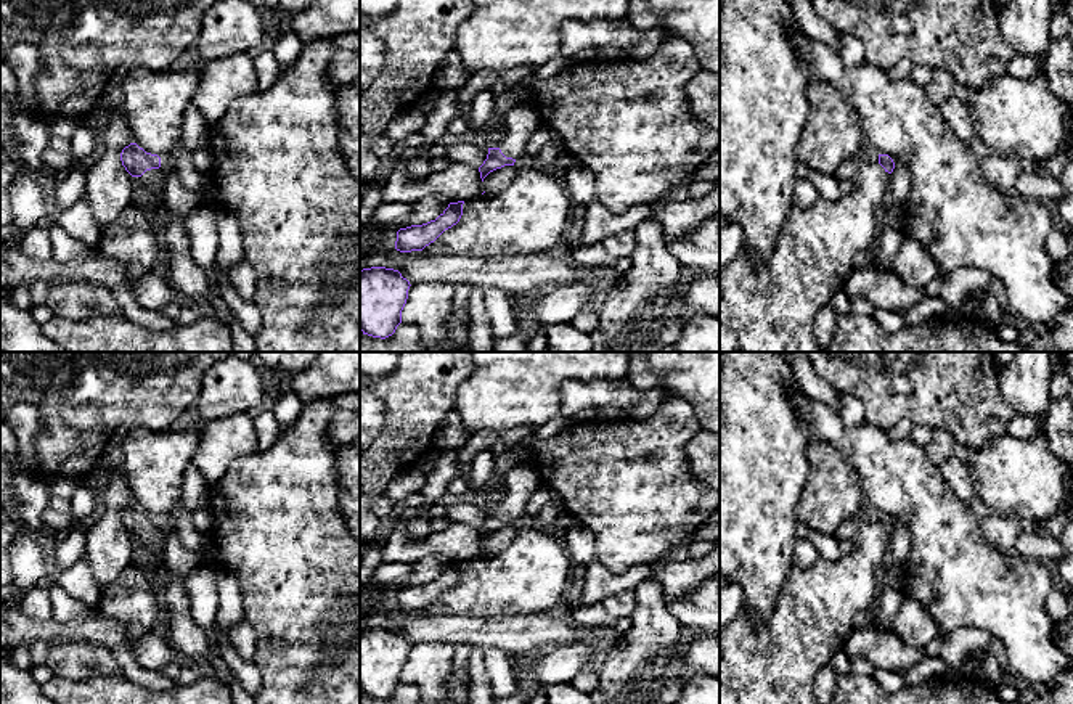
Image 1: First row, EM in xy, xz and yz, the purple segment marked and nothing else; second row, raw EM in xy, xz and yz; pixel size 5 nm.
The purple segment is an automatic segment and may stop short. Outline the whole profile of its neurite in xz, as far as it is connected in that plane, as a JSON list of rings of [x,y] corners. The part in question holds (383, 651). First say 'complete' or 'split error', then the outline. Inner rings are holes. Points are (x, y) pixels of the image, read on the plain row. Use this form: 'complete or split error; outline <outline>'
complete; outline [[[371,627],[360,632],[360,690],[386,699],[402,683],[410,641],[398,630]]]

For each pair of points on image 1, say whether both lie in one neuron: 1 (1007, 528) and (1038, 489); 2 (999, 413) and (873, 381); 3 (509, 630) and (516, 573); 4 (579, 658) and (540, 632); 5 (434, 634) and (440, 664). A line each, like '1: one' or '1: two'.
1: two
2: one
3: two
4: two
5: two

